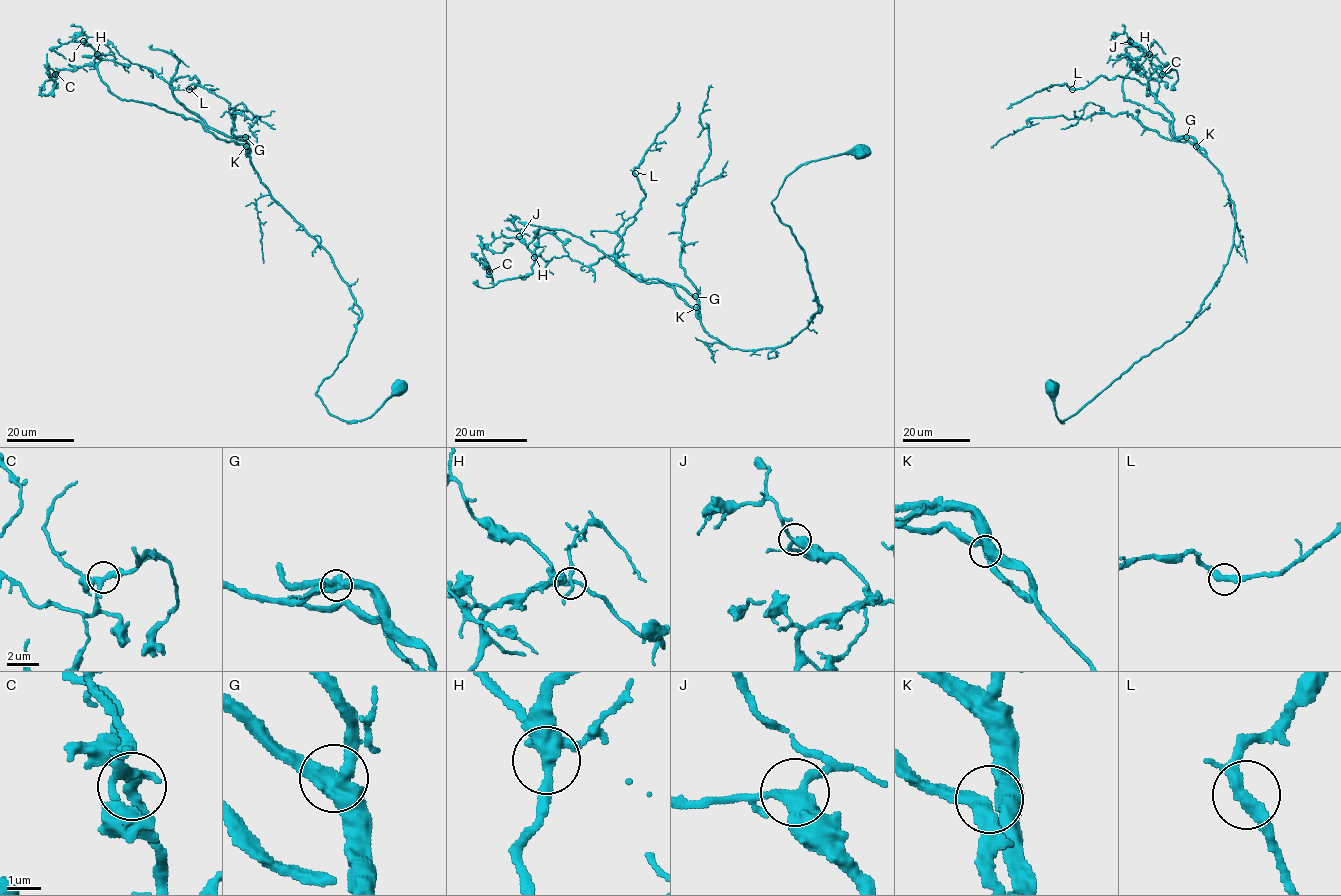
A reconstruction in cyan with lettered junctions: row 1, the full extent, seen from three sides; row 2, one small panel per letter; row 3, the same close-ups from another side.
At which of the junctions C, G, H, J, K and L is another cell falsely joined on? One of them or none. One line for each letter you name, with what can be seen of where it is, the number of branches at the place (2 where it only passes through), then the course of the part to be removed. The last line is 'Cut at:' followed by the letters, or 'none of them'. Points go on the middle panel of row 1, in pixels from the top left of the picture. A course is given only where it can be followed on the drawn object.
Cut at: none of them

